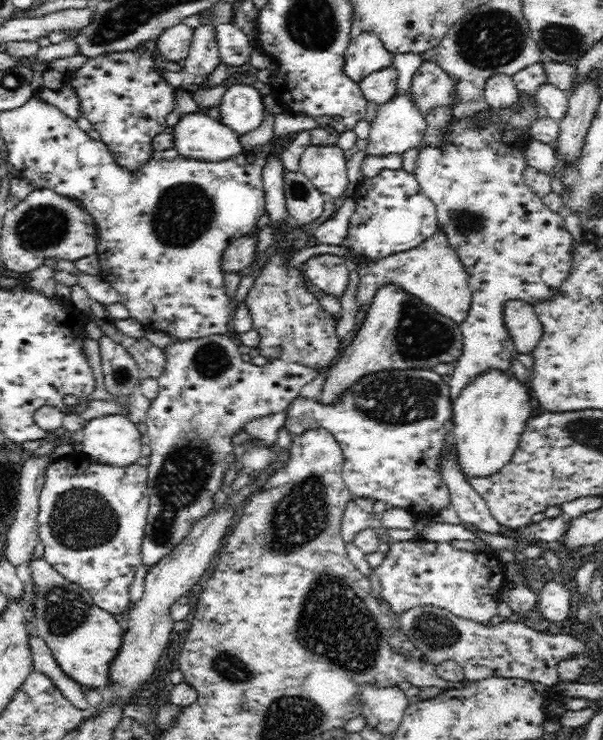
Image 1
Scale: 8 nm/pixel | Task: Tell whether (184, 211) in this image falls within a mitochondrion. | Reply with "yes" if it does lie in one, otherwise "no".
yes

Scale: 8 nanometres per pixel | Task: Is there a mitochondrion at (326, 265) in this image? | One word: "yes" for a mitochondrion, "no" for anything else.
yes

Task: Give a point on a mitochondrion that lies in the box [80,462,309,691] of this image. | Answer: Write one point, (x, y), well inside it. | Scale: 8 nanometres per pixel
(228, 666)

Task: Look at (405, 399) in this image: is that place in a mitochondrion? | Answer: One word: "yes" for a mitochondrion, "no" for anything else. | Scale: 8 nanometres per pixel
yes

